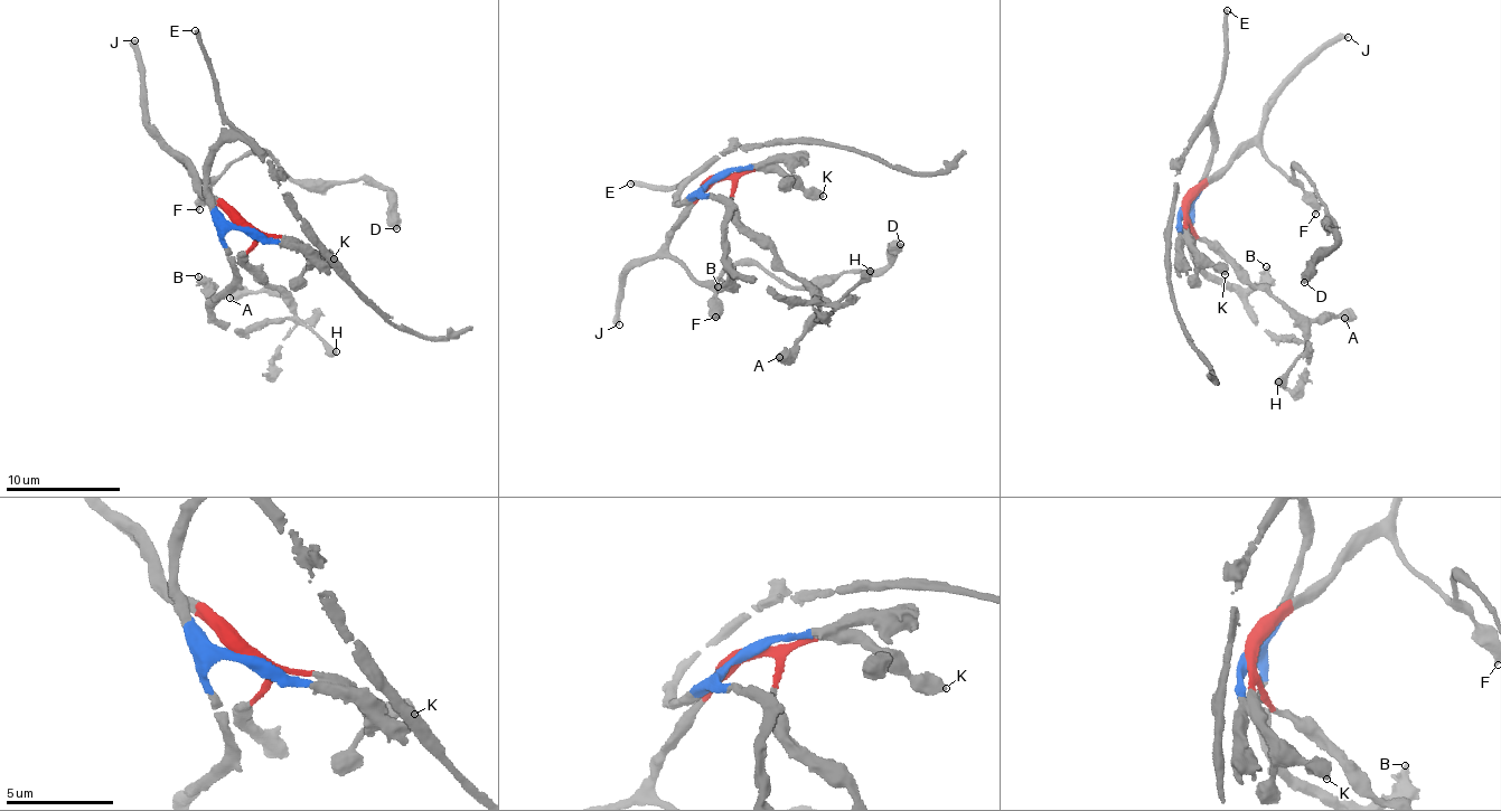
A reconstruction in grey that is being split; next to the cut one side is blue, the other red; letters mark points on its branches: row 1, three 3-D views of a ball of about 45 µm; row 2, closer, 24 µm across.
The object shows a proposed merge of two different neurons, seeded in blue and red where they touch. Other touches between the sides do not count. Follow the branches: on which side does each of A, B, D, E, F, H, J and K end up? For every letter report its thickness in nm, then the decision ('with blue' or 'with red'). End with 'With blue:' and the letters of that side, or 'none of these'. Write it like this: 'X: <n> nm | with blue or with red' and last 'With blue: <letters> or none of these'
A: 600 nm | with red
B: 480 nm | with blue
D: 550 nm | with red
E: 280 nm | with blue
F: 440 nm | with red
H: 550 nm | with red
J: 360 nm | with red
K: 550 nm | with red
With blue: B, E

